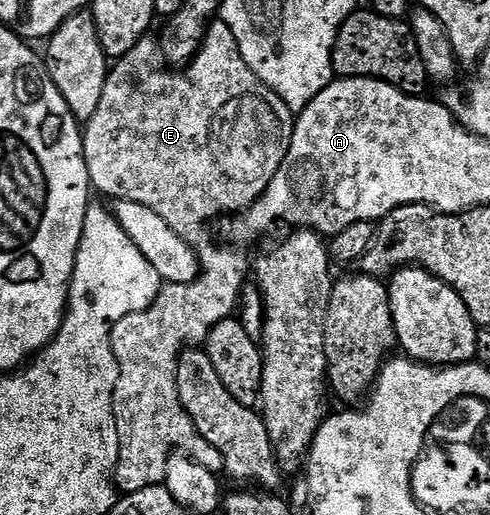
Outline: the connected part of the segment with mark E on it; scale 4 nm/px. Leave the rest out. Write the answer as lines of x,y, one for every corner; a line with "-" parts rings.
220,21
210,22
209,28
205,30
205,38
201,40
201,48
197,50
196,55
189,60
184,69
177,69
172,75
169,71
153,71
145,79
145,84
141,87
141,92
133,99
133,58
132,54
124,55
121,59
116,60
108,68
106,84
103,86
103,95
100,98
99,105
96,106
95,115
84,124
83,127
83,149
85,150
85,164
87,165
87,173
89,174
89,182
94,192
102,191
105,195
110,195
110,200
126,199
131,202
138,202
139,205
145,205
152,212
157,213
159,217
163,217
167,221
167,225
171,227
187,243
197,254
200,263
200,275
197,279
189,284
173,284
165,283
160,293
155,297
155,301
147,309
131,313
127,317
123,317
123,321
119,321
113,326
111,333
111,345
113,352
117,358
119,365
119,381
115,385
115,393
113,394
113,408
115,409
115,425
119,429
119,461
117,462
117,470
115,472
115,483
122,492
128,493
138,491
139,489
147,489
155,487
165,482
165,474
167,473
167,461
170,455
181,452
190,455
195,462
203,465
203,469
211,469
215,473
224,472
223,453
219,453
219,449
215,449
215,445
211,445
211,441
207,441
207,437
203,437
199,433
199,429
195,429
195,425
191,421
191,417
187,417
187,413
183,409
183,405
179,401
179,389
177,388
177,357
181,354
182,345
201,345
209,336
209,330
215,325
219,325
219,321
230,318
238,310
241,302
241,293
247,286
247,280
251,275
251,259
244,255
244,250
238,249
233,245
220,245
213,240
213,235
209,232
209,222
212,219
220,220
222,217
233,217
238,213
248,211
249,207
256,201
258,197
267,189
267,185
271,185
271,181
275,177
275,173
279,173
279,169
283,165
283,161
287,157
287,149
291,145
291,137
293,136
293,124
295,122
294,112
289,110
289,106
276,95
271,89
267,89
267,85
263,85
263,81
259,81
259,77
255,77
255,73
251,73
251,69
243,61
243,53
239,53
239,41
235,41
235,33
231,33
231,29
227,29
227,25

